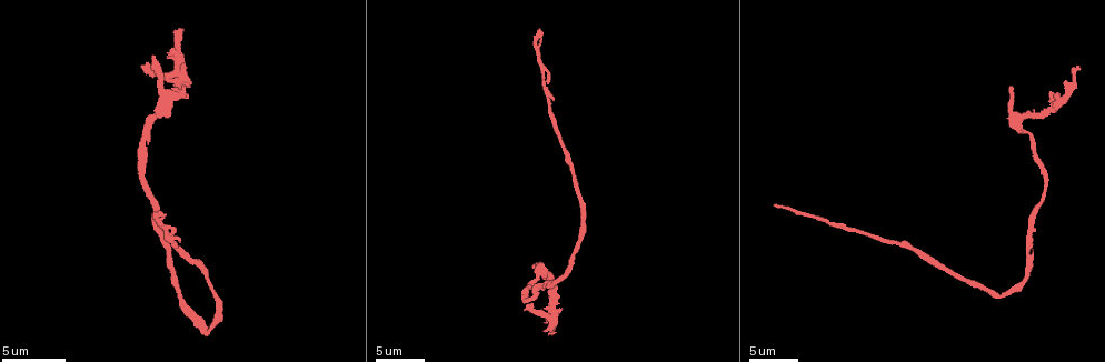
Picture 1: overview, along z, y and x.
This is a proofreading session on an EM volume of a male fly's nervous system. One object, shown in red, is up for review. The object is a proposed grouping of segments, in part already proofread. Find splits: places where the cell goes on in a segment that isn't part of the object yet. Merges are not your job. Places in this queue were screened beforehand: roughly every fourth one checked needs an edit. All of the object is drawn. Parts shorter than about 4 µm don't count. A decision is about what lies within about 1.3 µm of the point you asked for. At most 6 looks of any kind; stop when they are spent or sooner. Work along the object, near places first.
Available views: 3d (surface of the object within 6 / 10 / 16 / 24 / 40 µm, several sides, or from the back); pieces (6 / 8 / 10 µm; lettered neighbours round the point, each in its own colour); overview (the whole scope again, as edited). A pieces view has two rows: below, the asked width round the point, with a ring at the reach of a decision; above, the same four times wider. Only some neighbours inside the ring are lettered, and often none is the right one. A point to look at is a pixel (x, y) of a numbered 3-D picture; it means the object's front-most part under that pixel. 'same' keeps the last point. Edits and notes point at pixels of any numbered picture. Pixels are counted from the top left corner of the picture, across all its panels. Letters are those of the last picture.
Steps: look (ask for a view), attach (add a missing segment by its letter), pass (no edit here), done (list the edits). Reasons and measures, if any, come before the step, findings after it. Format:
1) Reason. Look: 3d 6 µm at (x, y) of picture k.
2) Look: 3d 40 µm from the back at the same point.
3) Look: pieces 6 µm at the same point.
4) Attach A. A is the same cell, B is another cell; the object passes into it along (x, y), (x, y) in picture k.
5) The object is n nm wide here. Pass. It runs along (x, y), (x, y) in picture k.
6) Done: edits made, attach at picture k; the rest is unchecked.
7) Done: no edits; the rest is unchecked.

End of a long branch. Look: pieces 8 µm at (554, 333) of picture 1.

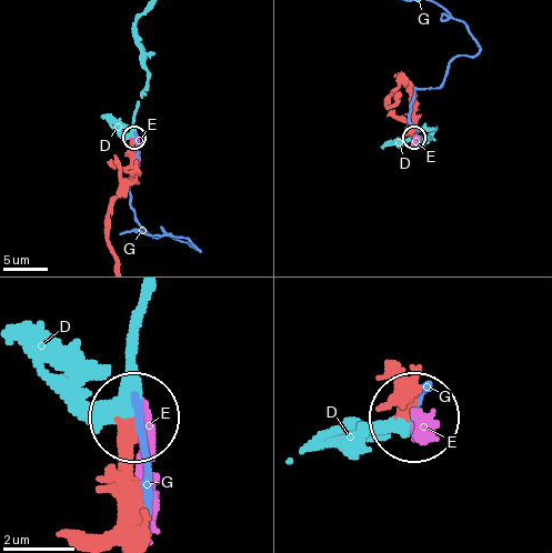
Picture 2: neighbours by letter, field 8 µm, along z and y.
Attach D. D is the same cell, E and G are other cells; the object passes into it along (132, 160), (132, 118), (148, 78), (137, 31), (140, 16) in picture 2; the cell continues.

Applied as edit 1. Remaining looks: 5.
See it whole again. Look: overview.

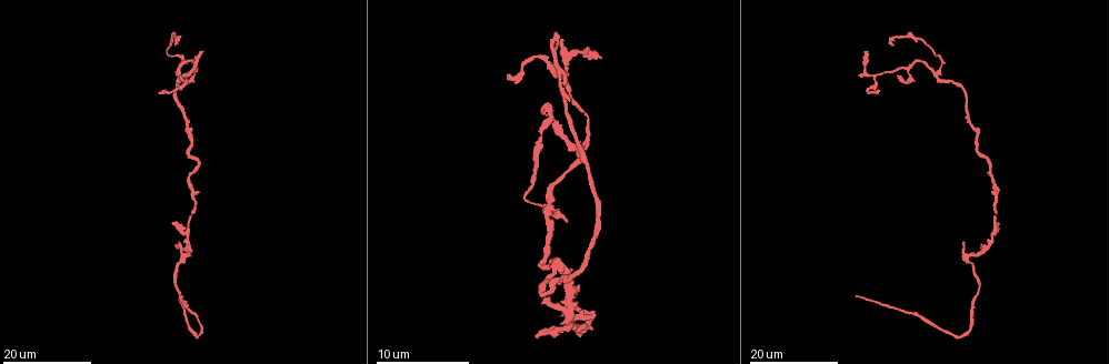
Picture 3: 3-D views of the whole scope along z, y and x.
Look: 3d 24 µm at (962, 243) of picture 3.

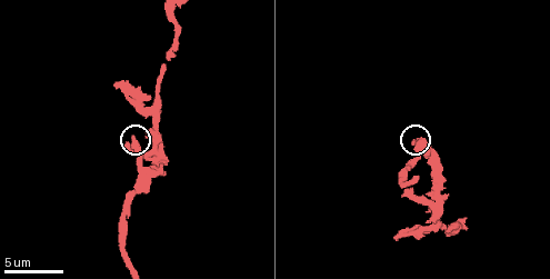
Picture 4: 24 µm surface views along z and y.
Look: pieces 8 µm at (133, 138) of picture 4.

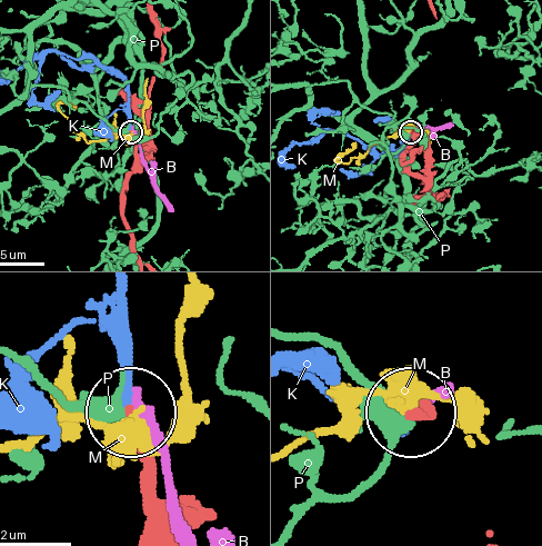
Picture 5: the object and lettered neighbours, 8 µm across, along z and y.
Attach K. K is the same cell, B, M and P are other cells; the cell continues.

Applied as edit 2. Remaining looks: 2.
Done: edits made, attach at picture 2, attach at picture 5; the rest is unchecked.

